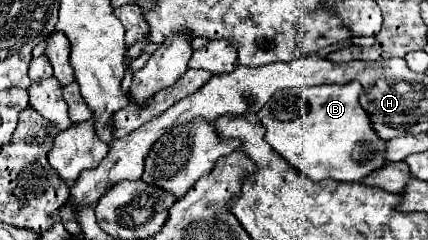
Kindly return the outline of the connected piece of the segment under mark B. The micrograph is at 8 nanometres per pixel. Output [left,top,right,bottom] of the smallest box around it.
[257,85,385,181]

